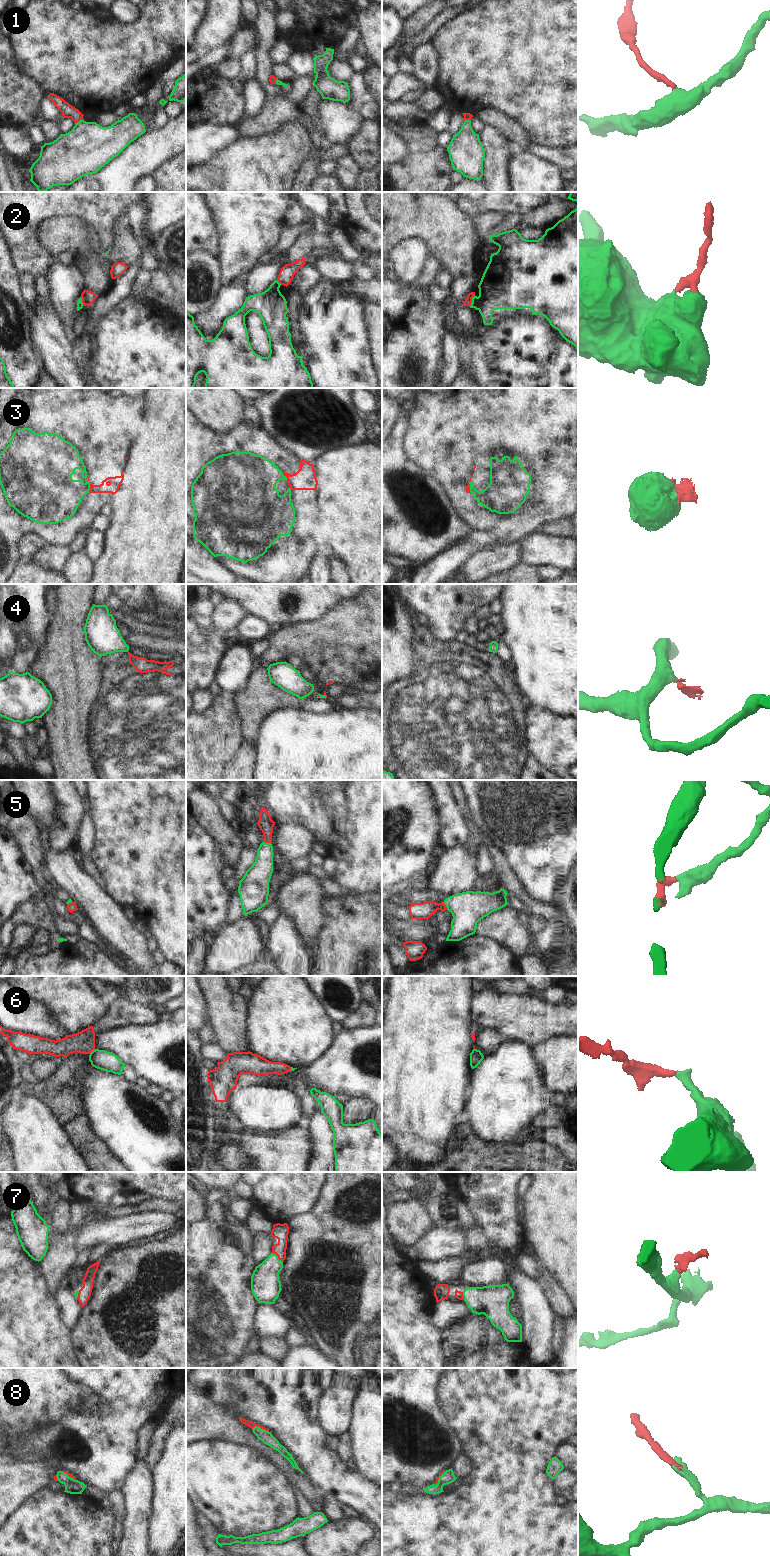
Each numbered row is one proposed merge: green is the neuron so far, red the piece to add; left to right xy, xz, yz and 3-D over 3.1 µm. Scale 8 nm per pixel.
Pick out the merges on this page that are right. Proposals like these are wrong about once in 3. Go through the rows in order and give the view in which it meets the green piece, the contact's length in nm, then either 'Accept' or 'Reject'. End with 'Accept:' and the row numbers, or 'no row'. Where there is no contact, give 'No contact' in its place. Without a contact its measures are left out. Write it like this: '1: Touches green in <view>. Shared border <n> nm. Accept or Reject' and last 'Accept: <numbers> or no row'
1: Touches green in xy. Shared border 70 nm. Accept
2: Touches green in yz. Shared border 110 nm. Reject
3: Touches green in xy. Shared border 80 nm. Reject
4: Touches green in xz. Shared border 30 nm. Reject
5: Touches green in xz. Shared border 70 nm. Accept
6: Touches green in xy. Shared border 70 nm. Reject
7: Touches green in xz. Shared border 120 nm. Accept
8: Touches green in xz. Shared border 140 nm. Accept
Accept: 1, 5, 7, 8

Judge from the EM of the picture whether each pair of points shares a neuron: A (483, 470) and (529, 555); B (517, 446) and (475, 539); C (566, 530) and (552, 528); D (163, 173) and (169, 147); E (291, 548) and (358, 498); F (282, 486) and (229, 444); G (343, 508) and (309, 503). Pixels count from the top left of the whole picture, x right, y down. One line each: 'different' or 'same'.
A: different
B: different
C: same
D: different
E: different
F: same
G: different

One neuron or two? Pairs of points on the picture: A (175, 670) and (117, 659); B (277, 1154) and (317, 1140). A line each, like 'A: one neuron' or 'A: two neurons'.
A: one neuron
B: two neurons

